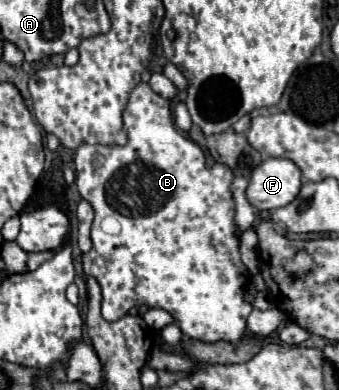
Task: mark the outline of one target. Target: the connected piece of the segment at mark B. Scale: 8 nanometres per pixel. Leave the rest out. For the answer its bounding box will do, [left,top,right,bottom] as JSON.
[75,82,253,342]

